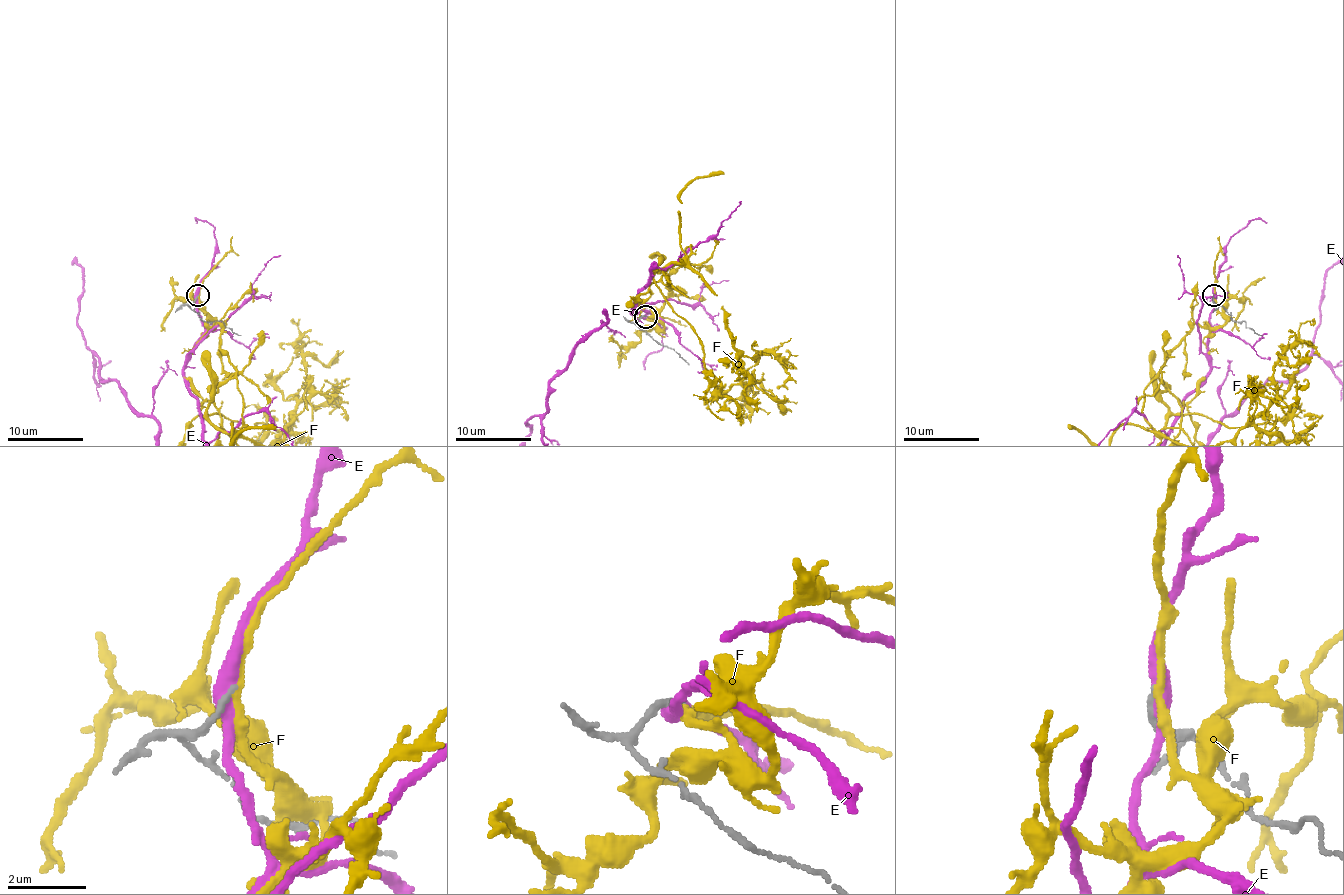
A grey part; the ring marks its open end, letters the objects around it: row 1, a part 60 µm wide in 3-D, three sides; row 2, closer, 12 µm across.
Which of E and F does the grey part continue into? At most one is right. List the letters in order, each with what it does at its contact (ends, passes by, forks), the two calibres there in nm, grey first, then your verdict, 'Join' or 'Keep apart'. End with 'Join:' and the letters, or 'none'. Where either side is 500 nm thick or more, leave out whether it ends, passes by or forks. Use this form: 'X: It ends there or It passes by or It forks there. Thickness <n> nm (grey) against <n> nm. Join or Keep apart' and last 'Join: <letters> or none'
E: It passes by. Thickness 190 nm (grey) against 400 nm. Keep apart
F: It passes by. Thickness 160 nm (grey) against 190 nm. Keep apart
Join: none

